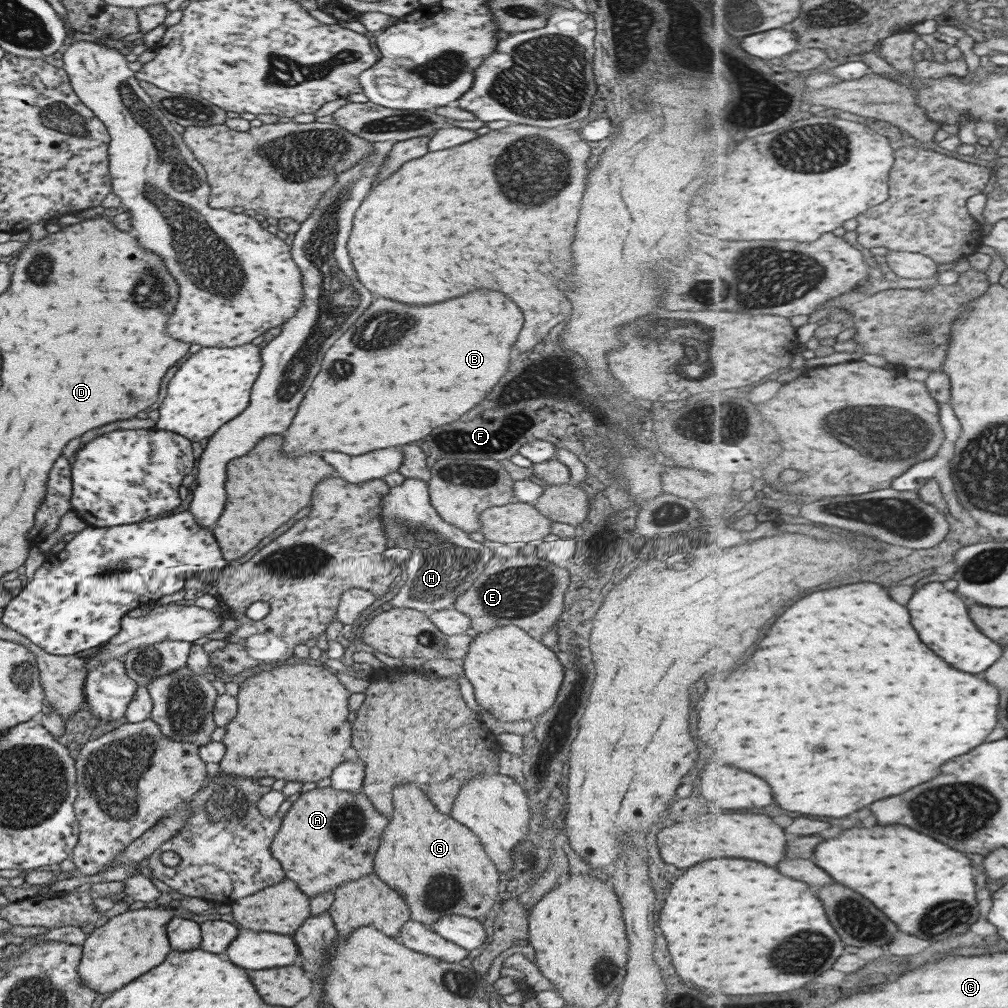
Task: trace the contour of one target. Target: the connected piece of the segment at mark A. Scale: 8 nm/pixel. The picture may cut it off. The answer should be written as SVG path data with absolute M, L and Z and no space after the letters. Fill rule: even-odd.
M331 786L300 792L292 799L289 810L281 818L279 830L275 832L269 851L275 858L287 879L292 880L297 888L309 899L323 892L332 892L335 886L357 880L373 872L375 850L379 846L381 830L387 827L389 820L373 809L369 800L359 792L341 792Z

